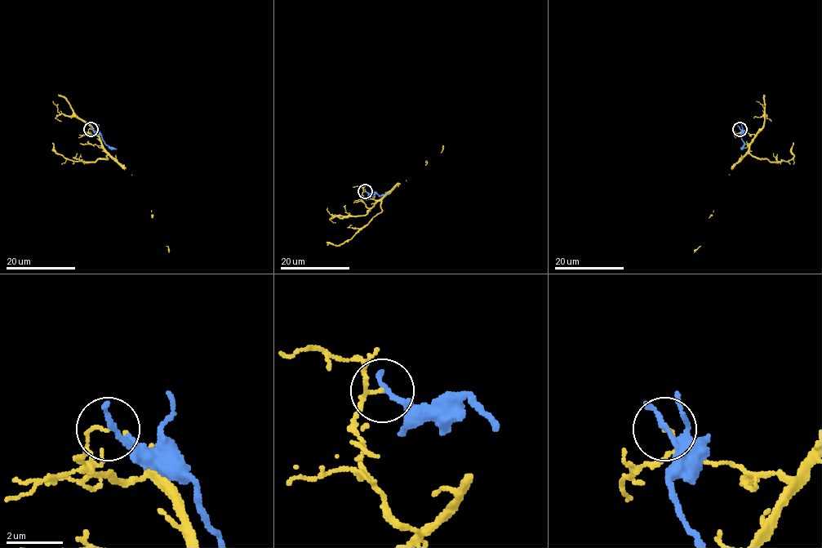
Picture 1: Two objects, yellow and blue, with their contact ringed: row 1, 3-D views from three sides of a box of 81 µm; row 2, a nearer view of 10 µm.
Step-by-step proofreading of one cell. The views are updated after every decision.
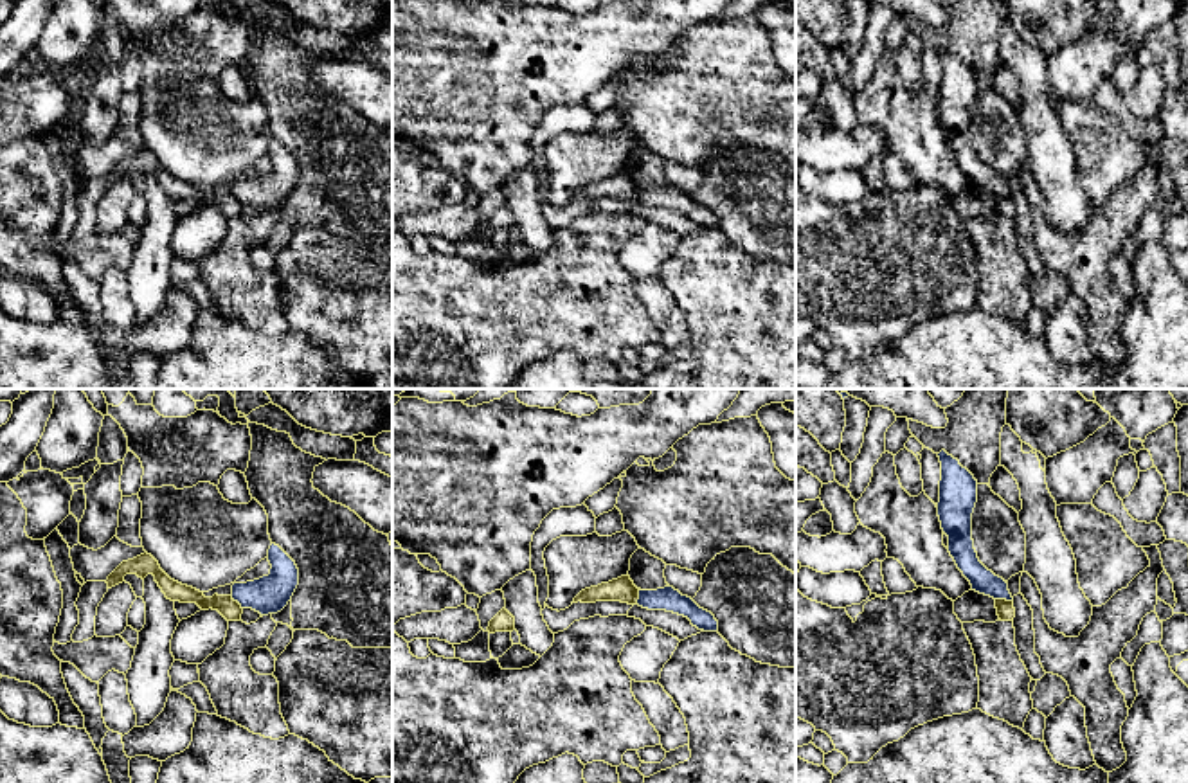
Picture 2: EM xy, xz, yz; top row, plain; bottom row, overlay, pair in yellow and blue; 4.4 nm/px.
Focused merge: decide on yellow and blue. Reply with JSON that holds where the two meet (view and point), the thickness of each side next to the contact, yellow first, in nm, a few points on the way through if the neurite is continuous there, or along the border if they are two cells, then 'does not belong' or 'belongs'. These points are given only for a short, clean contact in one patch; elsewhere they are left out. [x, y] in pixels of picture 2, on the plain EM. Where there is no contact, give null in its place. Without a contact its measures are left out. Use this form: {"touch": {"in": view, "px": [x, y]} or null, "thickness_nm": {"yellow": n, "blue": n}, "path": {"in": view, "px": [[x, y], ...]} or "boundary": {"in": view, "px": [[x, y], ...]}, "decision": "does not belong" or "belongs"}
{"touch": {"in": "xy", "px": [236, 198]}, "thickness_nm": {"yellow": 90, "blue": 170}, "boundary": {"in": "xy", "px": [[231, 191], [242, 206]]}, "decision": "does not belong"}

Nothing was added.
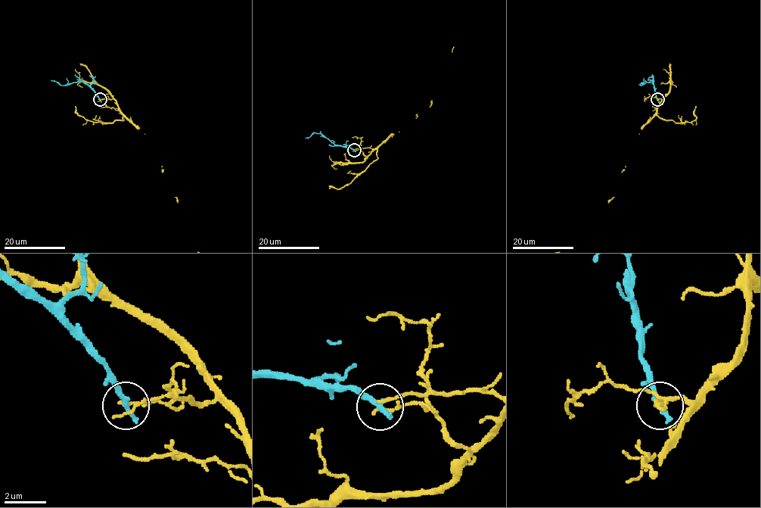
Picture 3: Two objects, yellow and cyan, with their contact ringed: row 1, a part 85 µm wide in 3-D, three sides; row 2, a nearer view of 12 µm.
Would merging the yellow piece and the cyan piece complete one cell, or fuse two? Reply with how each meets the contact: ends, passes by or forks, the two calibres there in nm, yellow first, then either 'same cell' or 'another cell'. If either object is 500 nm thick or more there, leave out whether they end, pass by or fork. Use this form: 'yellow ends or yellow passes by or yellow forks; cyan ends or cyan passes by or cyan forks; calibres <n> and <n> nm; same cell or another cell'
yellow ends; cyan ends; calibres 140 and 300 nm; another cell

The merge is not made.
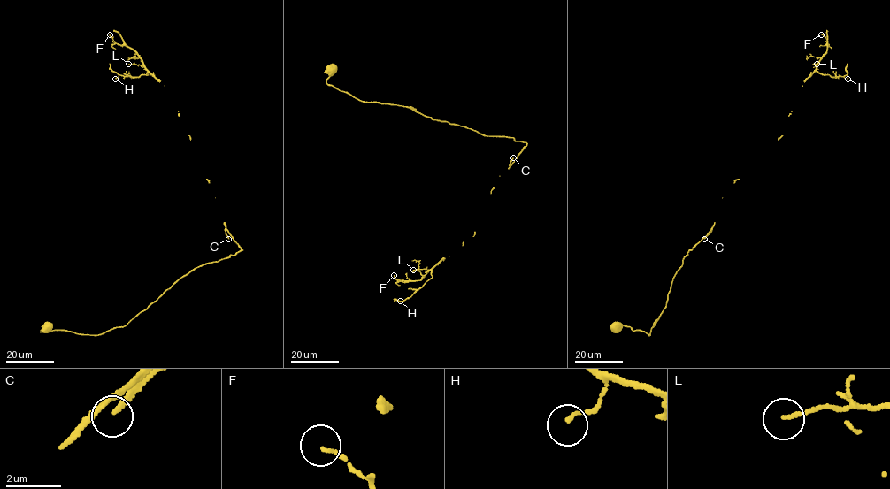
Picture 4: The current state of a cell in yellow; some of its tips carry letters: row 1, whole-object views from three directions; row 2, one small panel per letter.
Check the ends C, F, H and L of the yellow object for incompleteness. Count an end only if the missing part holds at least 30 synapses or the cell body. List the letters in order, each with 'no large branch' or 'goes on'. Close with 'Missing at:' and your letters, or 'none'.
C: goes on
F: no large branch
H: no large branch
L: no large branch
Missing at: C

